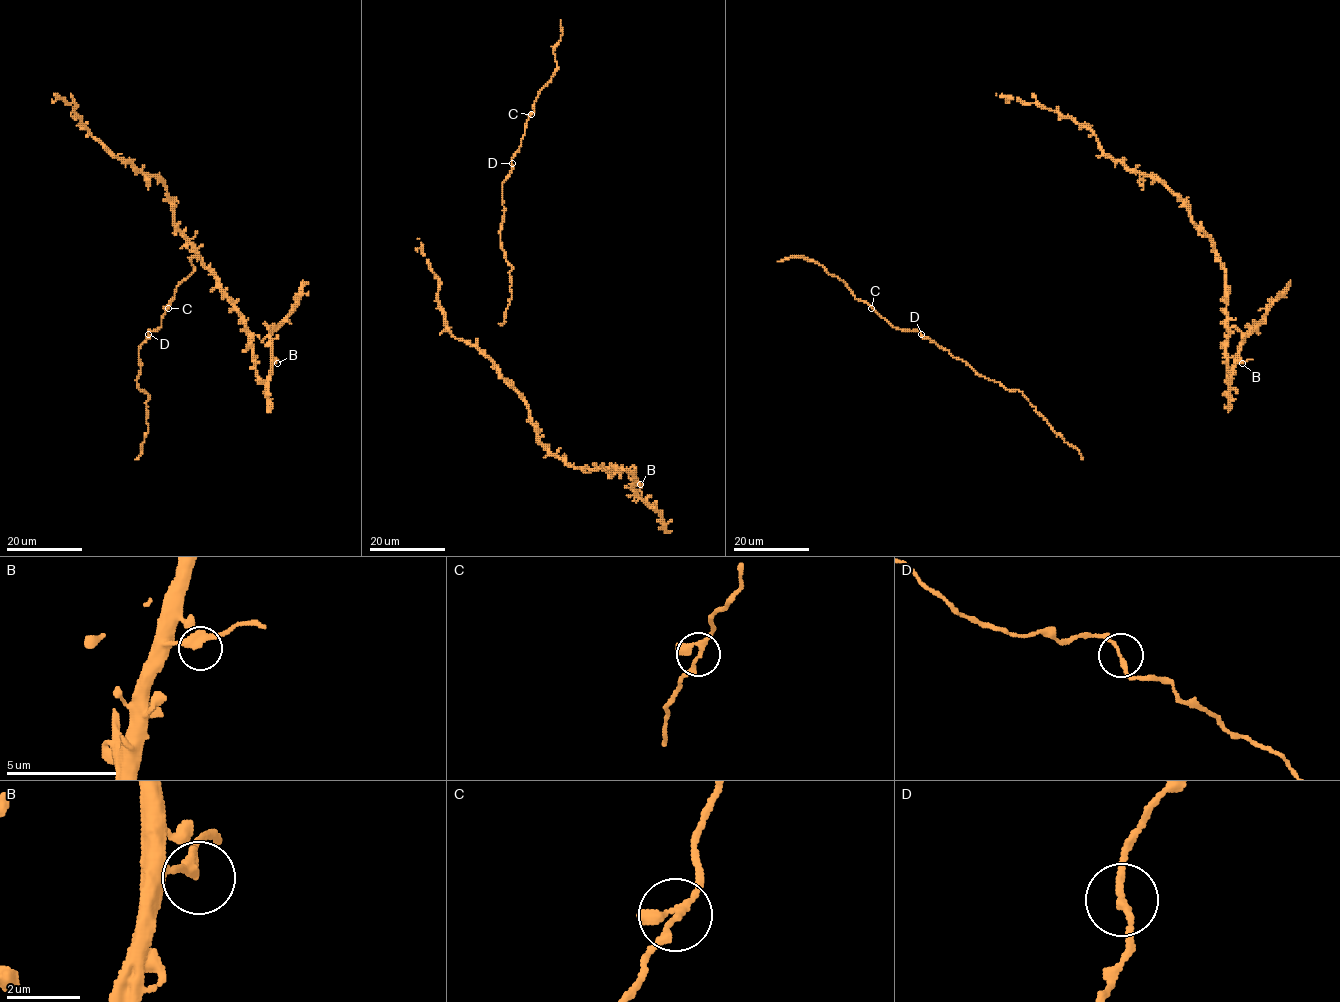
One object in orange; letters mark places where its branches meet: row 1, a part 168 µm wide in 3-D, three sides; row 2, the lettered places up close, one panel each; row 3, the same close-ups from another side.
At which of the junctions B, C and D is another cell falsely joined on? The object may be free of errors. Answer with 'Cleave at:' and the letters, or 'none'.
Cleave at: none

